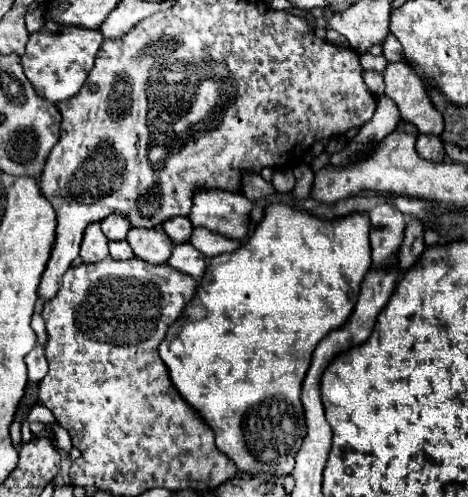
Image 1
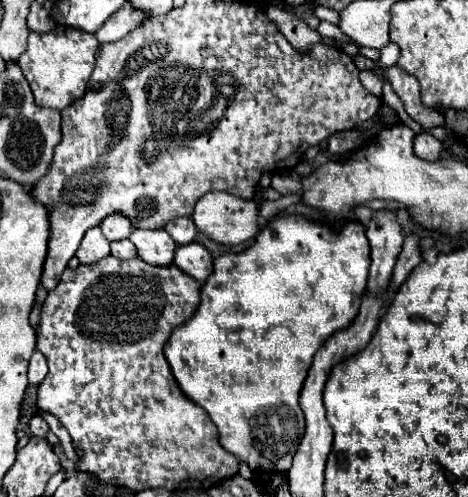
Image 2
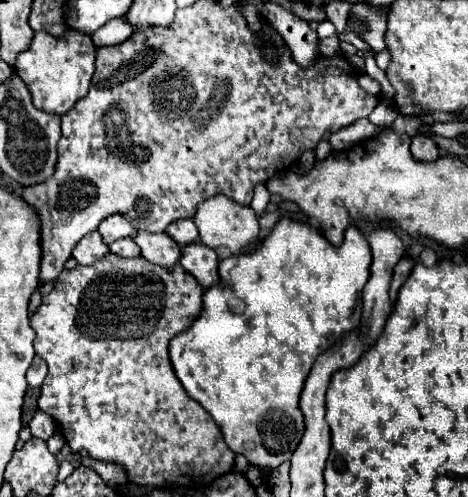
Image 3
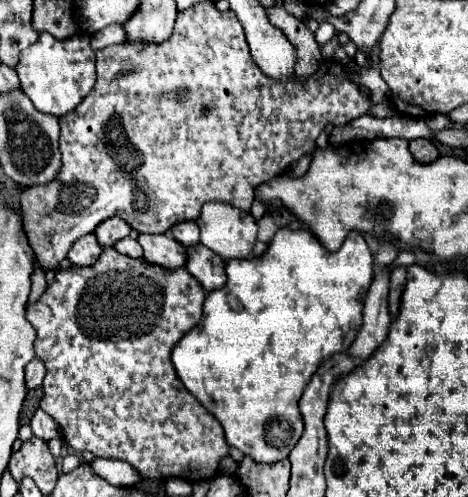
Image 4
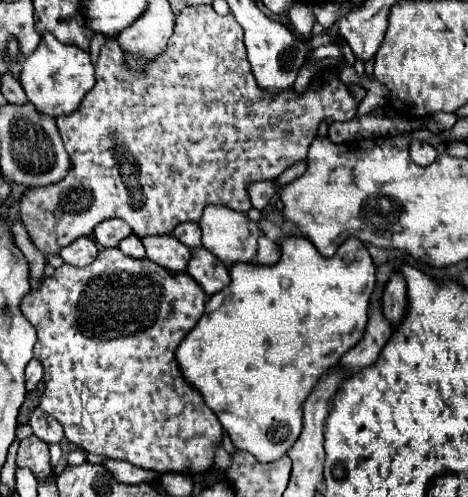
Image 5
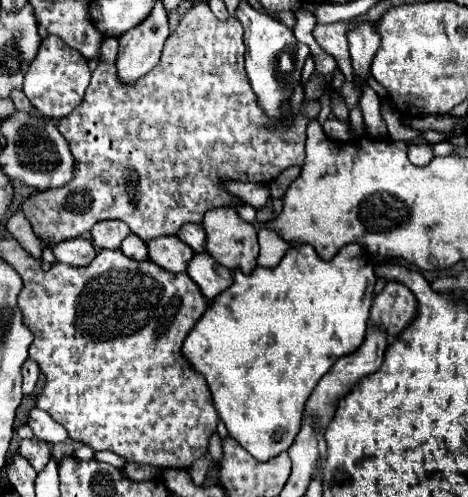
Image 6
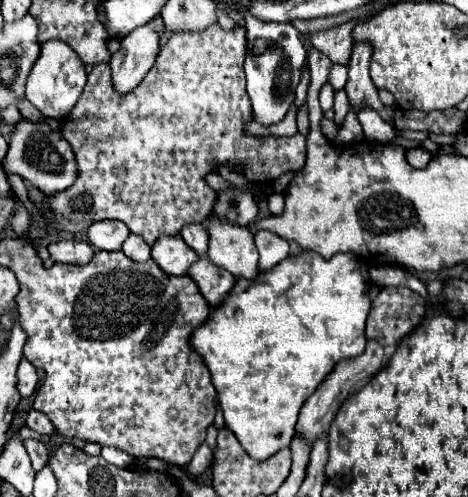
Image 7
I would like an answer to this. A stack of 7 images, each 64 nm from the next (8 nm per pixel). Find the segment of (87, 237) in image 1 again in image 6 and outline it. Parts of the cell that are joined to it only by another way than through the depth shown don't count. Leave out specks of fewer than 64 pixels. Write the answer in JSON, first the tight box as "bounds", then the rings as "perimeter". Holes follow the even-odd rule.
{"bounds":[52,238,96,266],"perimeter":[[[74,238],[74,240],[64,240],[60,244],[54,244],[52,252],[58,262],[70,266],[88,266],[96,256],[96,248],[86,238]]]}

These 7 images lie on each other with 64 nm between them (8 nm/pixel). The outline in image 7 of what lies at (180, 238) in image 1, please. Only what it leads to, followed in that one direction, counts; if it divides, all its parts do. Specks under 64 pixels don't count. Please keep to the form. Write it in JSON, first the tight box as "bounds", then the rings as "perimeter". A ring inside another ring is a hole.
{"bounds":[180,224,208,258],"perimeter":[[[188,224],[182,228],[180,232],[182,240],[200,256],[206,258],[208,256],[208,232],[202,224]]]}

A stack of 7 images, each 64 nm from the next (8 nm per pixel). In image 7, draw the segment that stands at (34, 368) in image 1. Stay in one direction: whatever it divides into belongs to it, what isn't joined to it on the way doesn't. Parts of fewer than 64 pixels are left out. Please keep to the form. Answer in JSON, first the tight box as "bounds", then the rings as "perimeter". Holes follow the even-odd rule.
{"bounds":[16,358,38,398],"perimeter":[[[22,358],[16,376],[18,376],[18,384],[16,384],[16,388],[18,388],[20,396],[22,396],[22,398],[28,398],[28,396],[36,390],[36,382],[38,382],[38,376],[36,376],[34,366],[32,366],[26,358]]]}

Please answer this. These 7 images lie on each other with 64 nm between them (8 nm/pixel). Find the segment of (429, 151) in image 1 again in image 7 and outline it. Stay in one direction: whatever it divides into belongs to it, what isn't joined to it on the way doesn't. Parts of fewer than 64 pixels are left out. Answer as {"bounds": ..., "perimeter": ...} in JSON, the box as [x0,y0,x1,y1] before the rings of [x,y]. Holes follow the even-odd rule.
{"bounds":[406,148,432,168],"perimeter":[[[410,148],[406,152],[406,160],[412,168],[424,168],[430,162],[430,158],[432,158],[432,154],[424,148]]]}

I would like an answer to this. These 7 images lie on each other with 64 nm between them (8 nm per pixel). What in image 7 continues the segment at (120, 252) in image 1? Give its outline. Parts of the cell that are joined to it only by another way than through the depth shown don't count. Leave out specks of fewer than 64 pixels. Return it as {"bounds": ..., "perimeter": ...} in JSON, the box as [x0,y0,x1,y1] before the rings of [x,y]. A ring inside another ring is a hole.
{"bounds":[122,234,150,262],"perimeter":[[[130,234],[126,238],[126,242],[122,244],[122,252],[134,262],[144,262],[150,258],[150,246],[136,234]]]}

